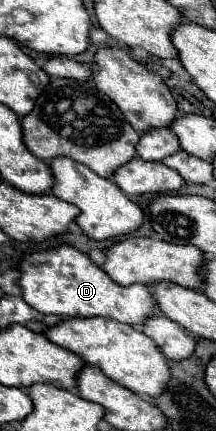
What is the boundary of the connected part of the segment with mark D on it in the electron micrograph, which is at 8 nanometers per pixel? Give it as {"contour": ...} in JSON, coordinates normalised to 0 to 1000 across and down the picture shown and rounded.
{"contour":[[[287,564],[241,578],[120,587],[83,606],[93,629],[93,671],[102,689],[130,708],[148,708],[185,726],[250,726],[287,735],[500,735],[583,754],[657,754],[704,722],[722,717],[722,698],[704,689],[694,666],[630,657],[565,666],[528,657],[491,633],[417,606],[407,592],[361,578]]]}

